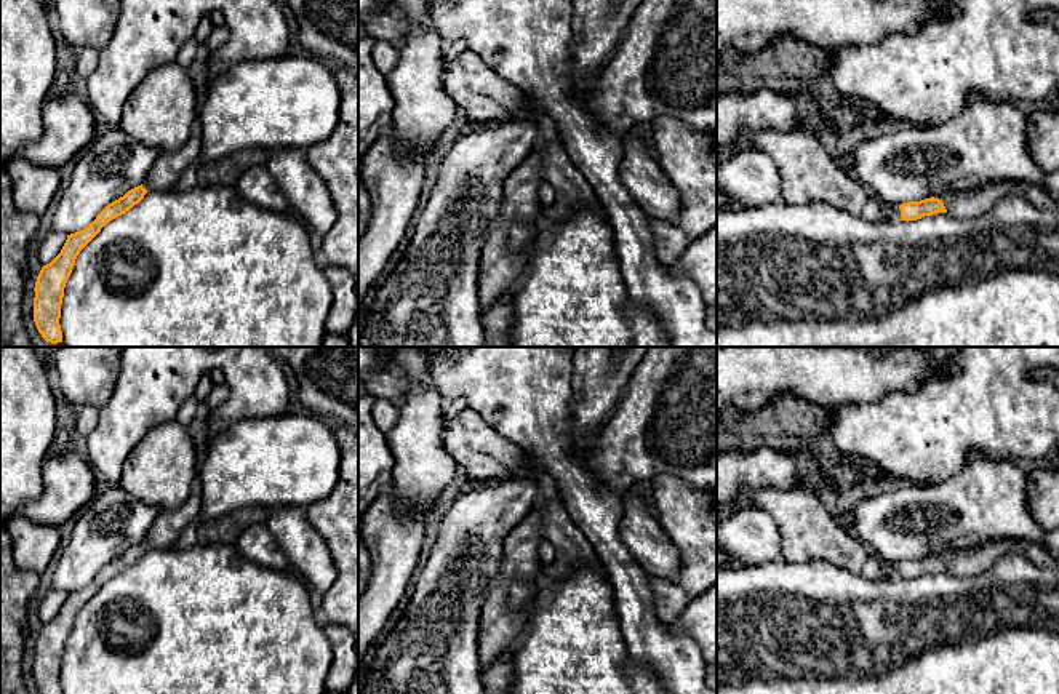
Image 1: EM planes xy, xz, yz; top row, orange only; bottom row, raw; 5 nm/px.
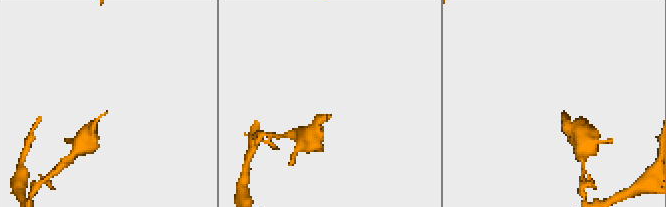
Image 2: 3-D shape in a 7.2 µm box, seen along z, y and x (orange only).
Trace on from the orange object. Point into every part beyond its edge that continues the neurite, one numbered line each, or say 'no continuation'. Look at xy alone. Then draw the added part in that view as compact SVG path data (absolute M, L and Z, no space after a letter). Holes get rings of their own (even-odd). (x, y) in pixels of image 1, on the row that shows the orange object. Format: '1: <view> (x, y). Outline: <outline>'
1: xy (168, 167). Outline: M198 128L176 150L160 150L142 187L147 192L173 190L181 174L200 157L202 136Z

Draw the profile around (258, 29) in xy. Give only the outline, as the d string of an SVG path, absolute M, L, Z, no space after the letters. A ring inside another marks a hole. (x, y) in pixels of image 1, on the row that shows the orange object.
M219 0L229 40L210 53L208 85L227 67L251 59L277 59L290 48L290 27L278 0Z

